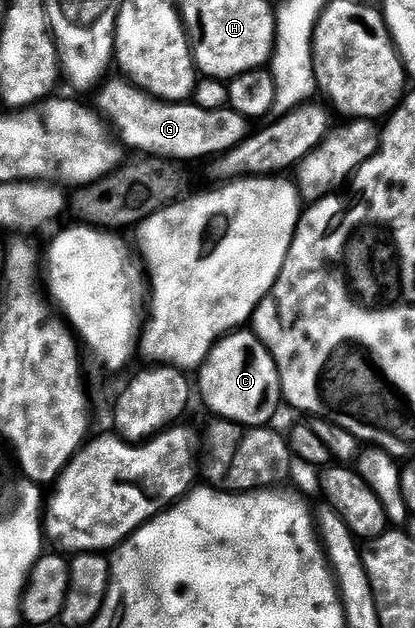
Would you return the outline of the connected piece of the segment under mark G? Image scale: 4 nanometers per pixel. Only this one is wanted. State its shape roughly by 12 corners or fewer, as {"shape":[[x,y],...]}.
{"shape":[[107,79],[96,108],[127,149],[191,162],[241,144],[229,106]]}

